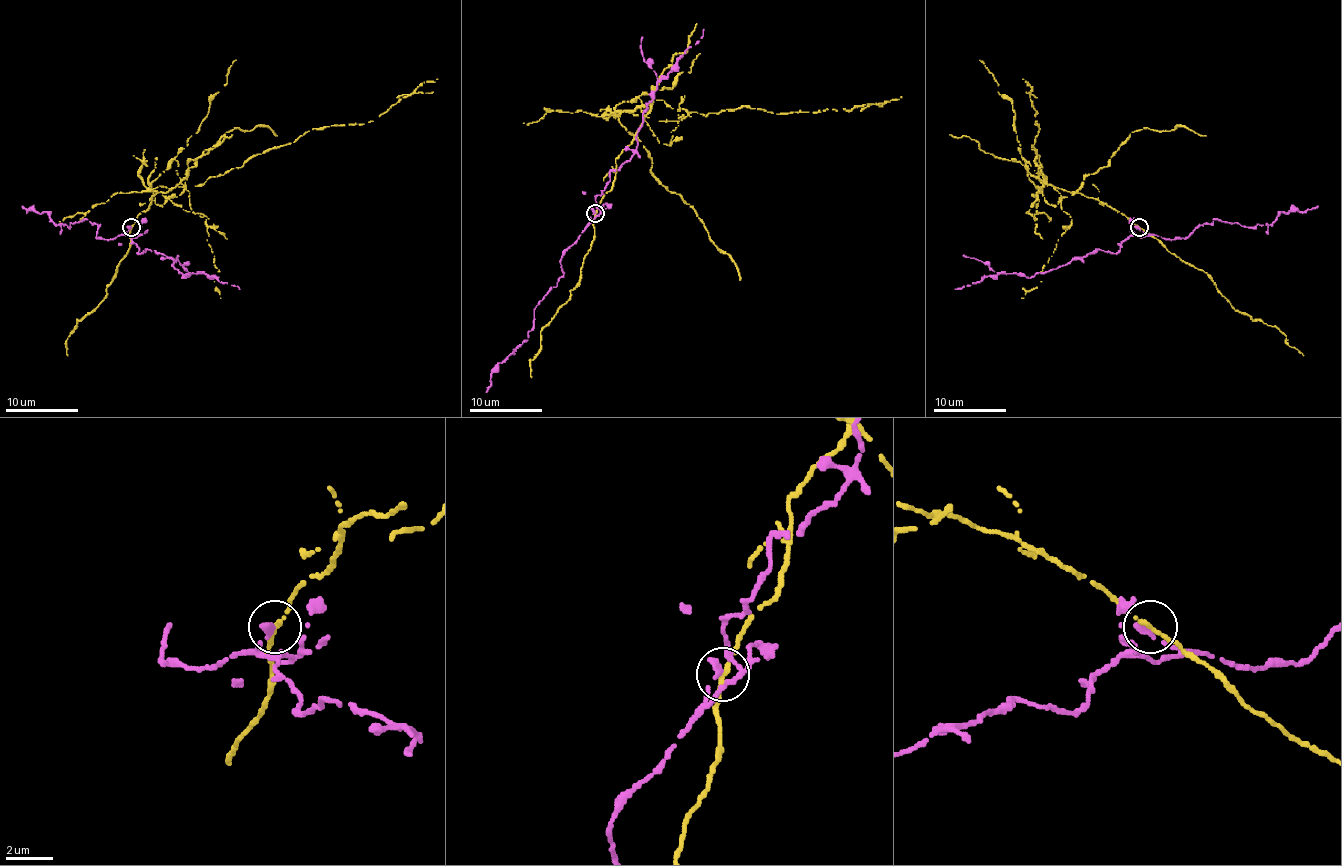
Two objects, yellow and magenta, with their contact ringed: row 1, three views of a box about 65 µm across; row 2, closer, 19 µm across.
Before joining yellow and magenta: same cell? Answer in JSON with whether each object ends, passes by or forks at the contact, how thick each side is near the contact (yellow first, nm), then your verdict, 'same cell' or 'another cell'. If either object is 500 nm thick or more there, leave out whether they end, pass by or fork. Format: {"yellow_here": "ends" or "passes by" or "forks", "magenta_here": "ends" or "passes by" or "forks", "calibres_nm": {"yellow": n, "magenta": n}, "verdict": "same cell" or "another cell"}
{"yellow_here": "passes by", "magenta_here": "ends", "calibres_nm": {"yellow": 170, "magenta": 280}, "verdict": "another cell"}

